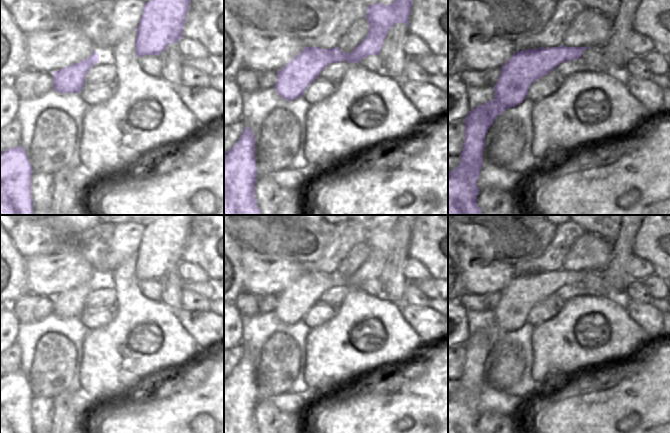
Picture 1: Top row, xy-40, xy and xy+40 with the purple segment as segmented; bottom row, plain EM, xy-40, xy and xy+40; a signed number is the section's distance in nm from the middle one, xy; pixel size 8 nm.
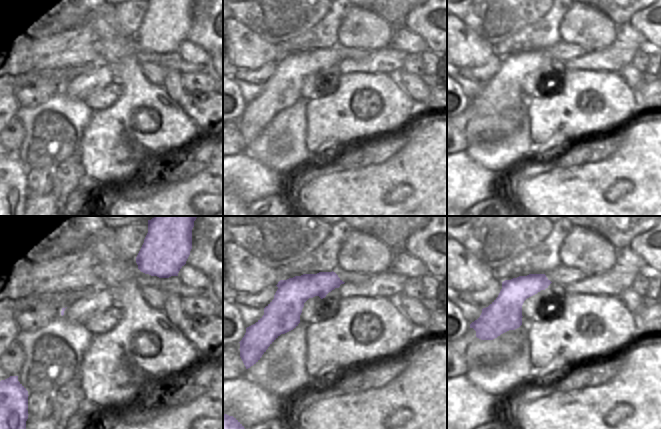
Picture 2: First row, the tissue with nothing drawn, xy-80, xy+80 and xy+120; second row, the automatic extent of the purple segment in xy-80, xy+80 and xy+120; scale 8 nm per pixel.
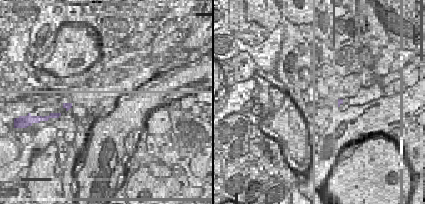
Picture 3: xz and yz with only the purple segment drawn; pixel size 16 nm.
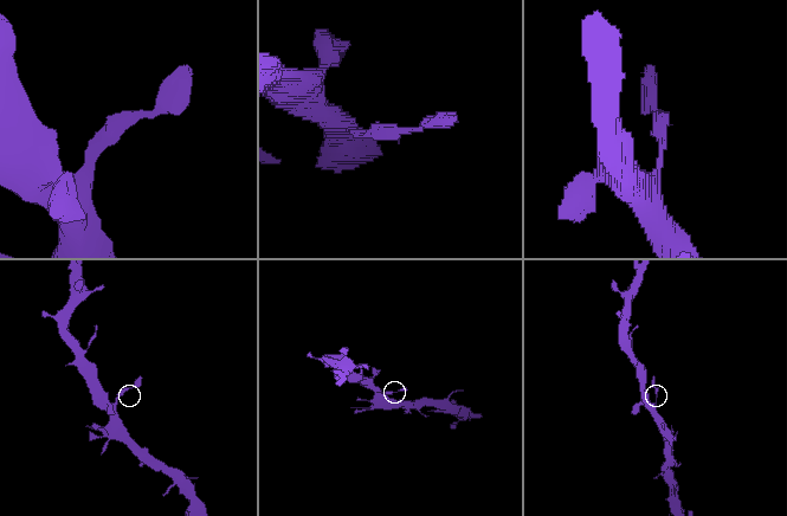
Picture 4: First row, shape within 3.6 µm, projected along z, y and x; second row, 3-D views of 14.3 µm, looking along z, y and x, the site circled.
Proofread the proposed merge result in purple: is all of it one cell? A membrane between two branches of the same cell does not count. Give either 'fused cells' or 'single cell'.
single cell

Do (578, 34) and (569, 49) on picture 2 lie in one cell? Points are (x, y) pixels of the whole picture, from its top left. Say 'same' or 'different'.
different

